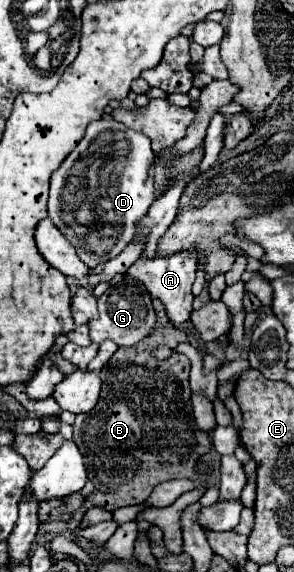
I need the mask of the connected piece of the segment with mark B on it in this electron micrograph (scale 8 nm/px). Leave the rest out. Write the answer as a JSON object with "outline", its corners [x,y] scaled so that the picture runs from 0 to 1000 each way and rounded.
{"outline":[[[544,559],[524,580],[497,587],[497,594],[442,608],[401,608],[395,619],[374,626],[374,633],[340,647],[340,664],[347,664],[340,699],[306,724],[265,724],[252,738],[252,776],[265,776],[265,787],[279,790],[279,797],[293,797],[293,815],[306,815],[299,839],[320,843],[320,860],[293,867],[279,888],[245,895],[245,906],[231,913],[238,927],[265,923],[279,902],[313,885],[381,895],[415,885],[483,881],[510,867],[531,846],[558,839],[667,832],[673,801],[707,794],[714,787],[714,762],[667,748],[667,738],[653,727],[646,675],[639,675],[639,654],[646,654],[639,626],[605,615],[585,615],[571,629],[517,626],[517,612],[537,601],[571,601],[578,608],[592,608],[612,598],[639,598],[633,580],[585,573],[571,559],[565,563]]]}

